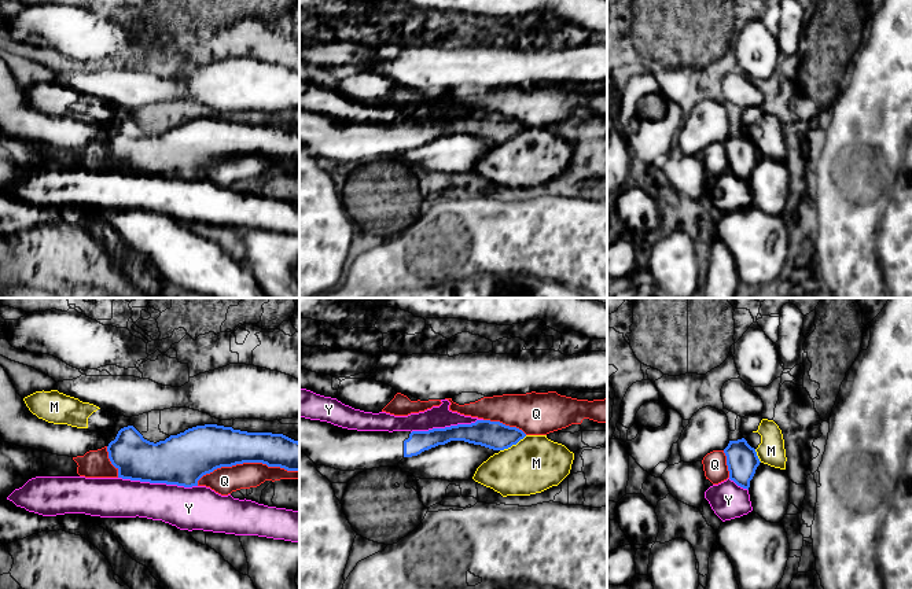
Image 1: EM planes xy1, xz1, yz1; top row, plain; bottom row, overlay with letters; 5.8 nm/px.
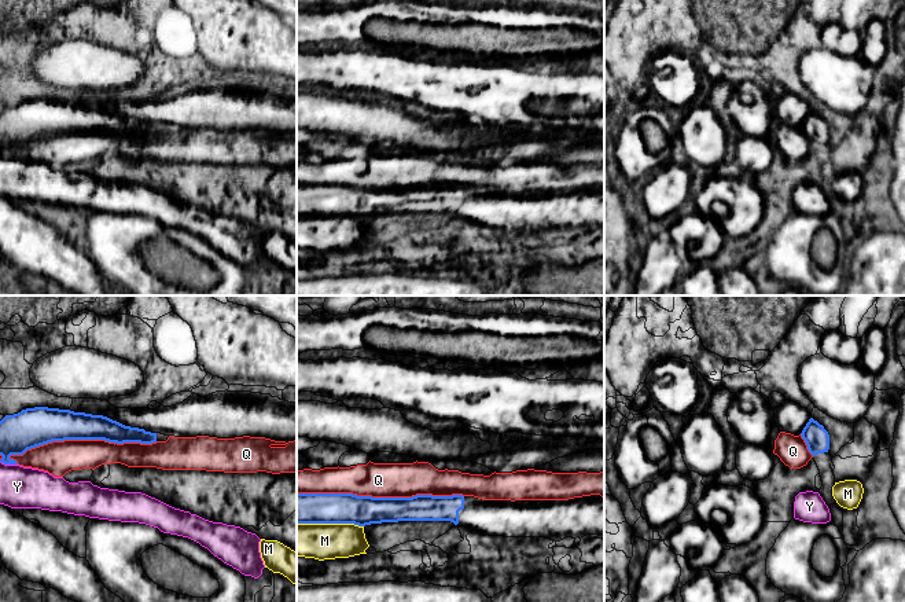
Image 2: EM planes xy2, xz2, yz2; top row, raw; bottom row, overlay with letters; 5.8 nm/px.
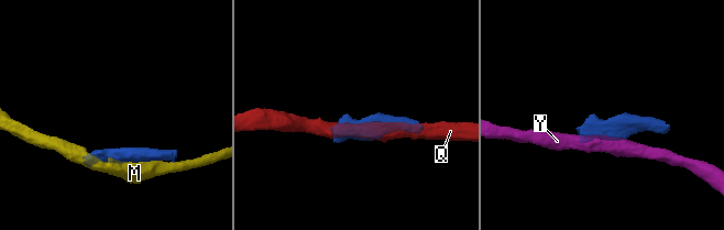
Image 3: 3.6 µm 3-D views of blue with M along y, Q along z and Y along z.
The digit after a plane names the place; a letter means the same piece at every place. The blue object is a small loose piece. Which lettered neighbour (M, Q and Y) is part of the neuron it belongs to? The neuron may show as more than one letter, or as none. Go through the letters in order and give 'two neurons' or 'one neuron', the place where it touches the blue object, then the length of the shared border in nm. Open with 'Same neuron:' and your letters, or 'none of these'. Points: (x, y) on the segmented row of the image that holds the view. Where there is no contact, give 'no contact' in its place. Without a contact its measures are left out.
Same neuron: none of these
M: two neurons; contact xz2 (330, 522); length 400 nm
Q: two neurons; contact xz2 (381, 498); length 1000 nm
Y: two neurons; contact xy1 (158, 482); length 460 nm

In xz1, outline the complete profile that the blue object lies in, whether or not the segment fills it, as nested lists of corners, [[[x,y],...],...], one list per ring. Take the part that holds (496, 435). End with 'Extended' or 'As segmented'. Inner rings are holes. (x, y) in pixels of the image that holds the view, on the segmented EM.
[[[299,417],[299,452],[304,452],[316,465],[341,471],[398,467],[404,457],[418,456],[424,450],[451,441],[464,441],[493,450],[504,450],[516,445],[526,434],[500,421],[477,420],[471,424],[457,424],[429,431],[357,431],[334,426],[327,421]]]. Extended

